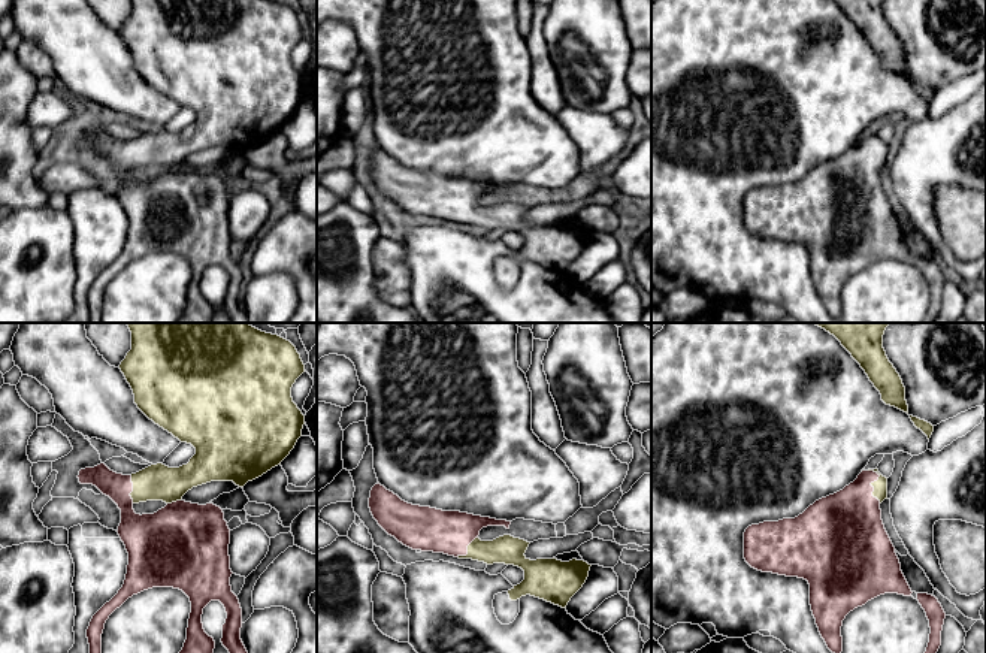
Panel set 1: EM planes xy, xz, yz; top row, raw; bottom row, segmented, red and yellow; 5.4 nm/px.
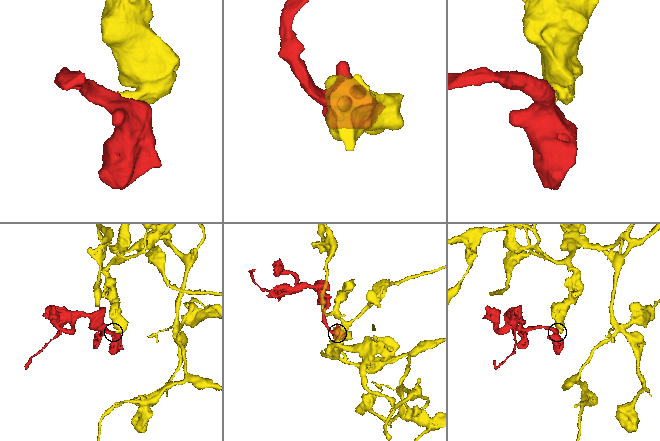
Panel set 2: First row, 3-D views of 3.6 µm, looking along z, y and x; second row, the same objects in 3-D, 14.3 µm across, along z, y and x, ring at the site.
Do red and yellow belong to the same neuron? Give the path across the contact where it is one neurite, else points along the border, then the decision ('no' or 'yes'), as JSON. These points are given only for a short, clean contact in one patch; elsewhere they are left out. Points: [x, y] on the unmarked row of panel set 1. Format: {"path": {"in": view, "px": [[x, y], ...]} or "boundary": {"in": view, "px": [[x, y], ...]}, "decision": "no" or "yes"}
{"path": {"in": "yz", "px": [[847, 190], [870, 150], [880, 151]]}, "decision": "yes"}

